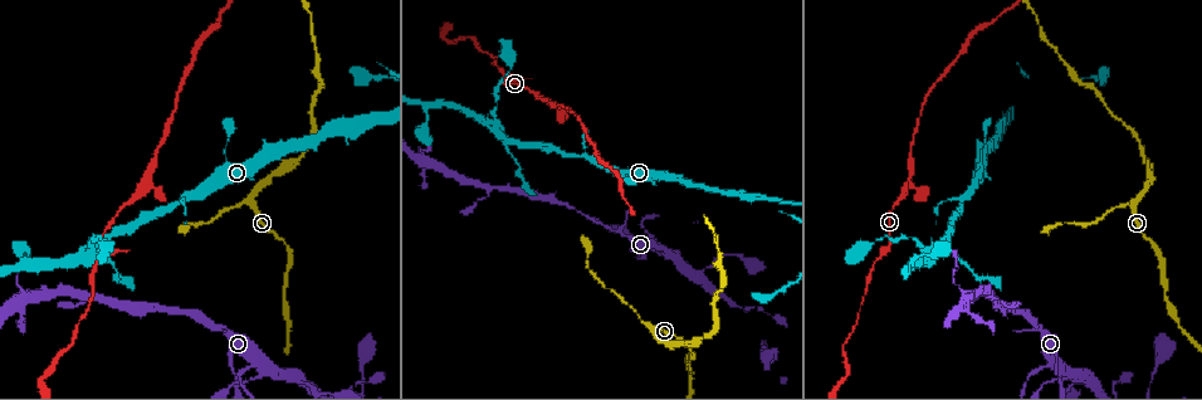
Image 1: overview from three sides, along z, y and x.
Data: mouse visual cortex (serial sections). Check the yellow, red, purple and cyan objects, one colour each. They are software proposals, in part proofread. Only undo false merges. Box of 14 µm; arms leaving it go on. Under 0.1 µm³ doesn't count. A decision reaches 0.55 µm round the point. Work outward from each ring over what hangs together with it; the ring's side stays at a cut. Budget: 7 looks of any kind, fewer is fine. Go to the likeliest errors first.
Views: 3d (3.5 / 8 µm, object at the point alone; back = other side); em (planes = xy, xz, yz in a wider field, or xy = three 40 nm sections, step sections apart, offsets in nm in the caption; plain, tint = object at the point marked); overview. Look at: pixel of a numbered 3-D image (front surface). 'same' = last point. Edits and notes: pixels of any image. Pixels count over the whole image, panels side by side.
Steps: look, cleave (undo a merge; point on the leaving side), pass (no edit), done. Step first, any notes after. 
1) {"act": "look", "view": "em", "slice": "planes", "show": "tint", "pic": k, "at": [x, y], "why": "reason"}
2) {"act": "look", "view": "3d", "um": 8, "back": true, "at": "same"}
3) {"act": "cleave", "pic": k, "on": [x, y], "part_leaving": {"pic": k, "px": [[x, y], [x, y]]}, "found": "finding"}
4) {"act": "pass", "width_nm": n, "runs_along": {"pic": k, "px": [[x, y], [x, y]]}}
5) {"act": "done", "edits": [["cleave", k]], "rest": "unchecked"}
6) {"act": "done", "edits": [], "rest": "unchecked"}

{"act": "look", "view": "3d", "um": 8, "pic": 1, "at": [1132, 200], "why": "abrupt turn"}

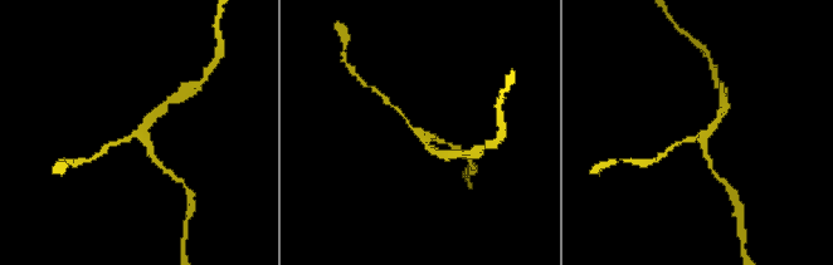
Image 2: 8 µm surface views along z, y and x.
{"act": "look", "view": "em", "slice": "xy", "step": 5, "show": "tint", "pic": 2, "at": [417, 131]}

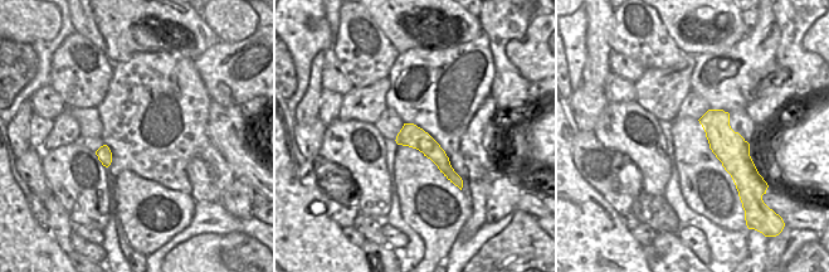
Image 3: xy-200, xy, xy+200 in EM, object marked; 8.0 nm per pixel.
{"act": "pass", "found": "one cell here"}

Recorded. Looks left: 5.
{"act": "look", "view": "3d", "um": 3.5, "pic": 1, "at": [541, 98], "why": "a fork"}

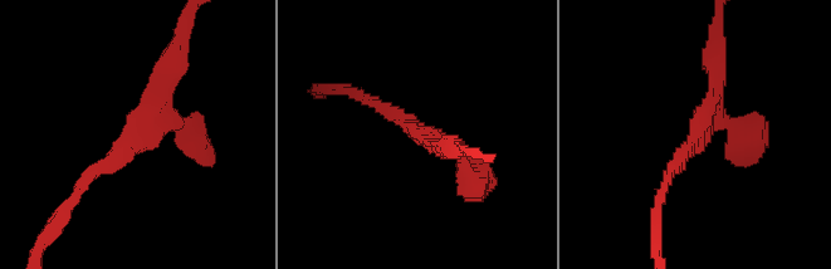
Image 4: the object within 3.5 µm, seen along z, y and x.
{"act": "look", "view": "em", "slice": "xy", "step": 5, "show": "tint", "pic": 4, "at": [414, 127], "why": "now the EM"}

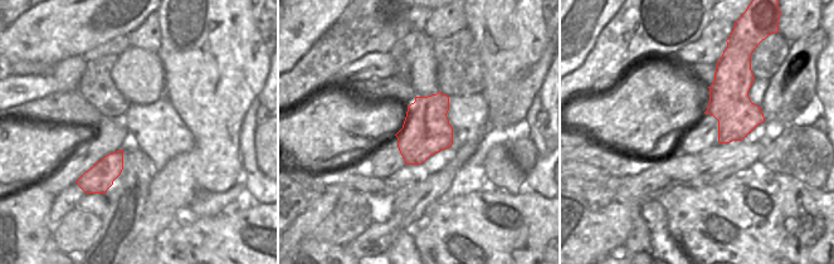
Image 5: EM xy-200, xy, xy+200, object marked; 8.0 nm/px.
{"act": "pass", "runs_along": {"pic": 4, "px": [[73, 197], [142, 128], [166, 71]]}, "found": "all the same cell"}

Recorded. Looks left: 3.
{"act": "look", "view": "3d", "um": 3.5, "pic": 1, "at": [267, 368], "why": "three arms meet"}

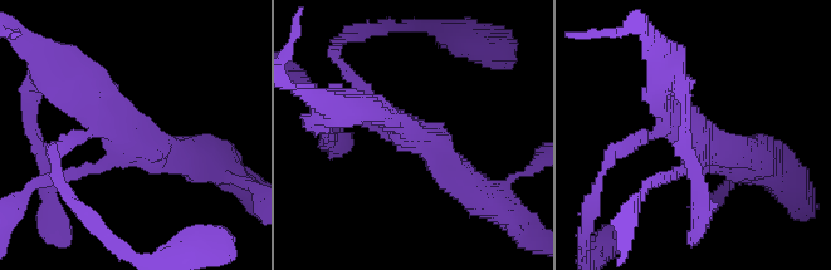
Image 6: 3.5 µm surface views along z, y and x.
{"act": "look", "view": "em", "slice": "planes", "show": "tint", "pic": 6, "at": [696, 139], "arms": 3, "arm_widths_nm": [150, 300, 400]}

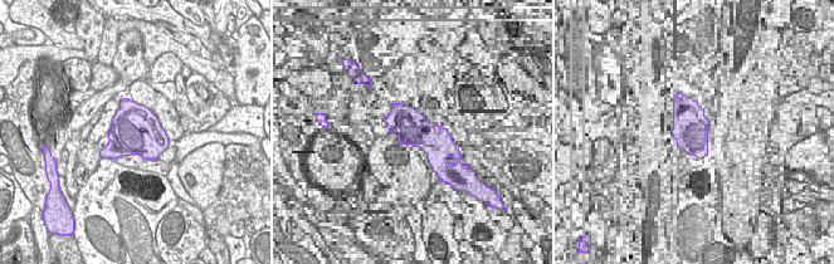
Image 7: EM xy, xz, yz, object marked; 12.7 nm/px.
{"act": "pass", "runs_along": {"pic": 6, "px": [[355, 104], [433, 146], [474, 191]]}, "found": "one cell here"}

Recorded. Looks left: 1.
{"act": "done", "edits": [], "rest": "unchecked"}

